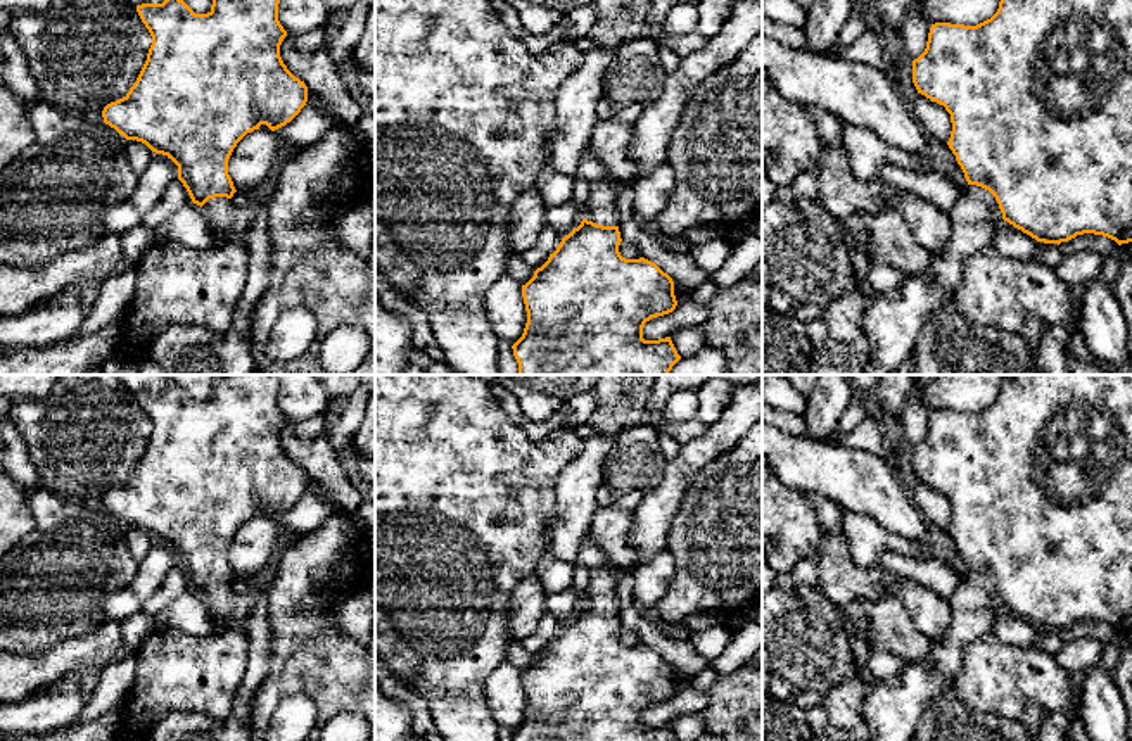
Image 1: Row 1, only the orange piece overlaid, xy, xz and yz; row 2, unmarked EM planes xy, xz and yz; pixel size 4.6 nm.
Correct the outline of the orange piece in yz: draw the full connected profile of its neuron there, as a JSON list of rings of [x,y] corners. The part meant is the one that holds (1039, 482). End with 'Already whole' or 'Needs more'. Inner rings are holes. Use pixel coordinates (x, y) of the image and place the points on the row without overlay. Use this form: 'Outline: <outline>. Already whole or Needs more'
Outline: [[[1009,375],[1002,382],[997,399],[976,413],[932,411],[925,439],[913,447],[913,470],[918,480],[944,492],[951,501],[952,518],[947,532],[956,542],[968,573],[949,599],[949,630],[942,639],[930,641],[930,658],[926,662],[906,662],[895,681],[869,686],[862,701],[862,722],[868,725],[869,741],[914,739],[921,717],[957,677],[964,646],[992,630],[994,613],[1001,606],[1044,630],[1059,632],[1084,620],[1108,624],[1118,632],[1132,629],[1132,375]]]. Needs more

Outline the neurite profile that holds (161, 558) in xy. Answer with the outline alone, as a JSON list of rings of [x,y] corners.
[[[154,539],[150,551],[138,563],[133,580],[104,603],[102,624],[123,622],[138,613],[143,603],[161,587],[166,573],[175,567],[178,567],[178,553],[168,542]]]

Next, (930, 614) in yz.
[[[902,580],[899,598],[923,636],[930,641],[944,637],[951,627],[949,599],[913,580]]]

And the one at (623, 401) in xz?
[[[598,375],[591,392],[596,409],[589,418],[595,434],[619,435],[626,430],[658,427],[662,416],[650,409],[657,375]]]

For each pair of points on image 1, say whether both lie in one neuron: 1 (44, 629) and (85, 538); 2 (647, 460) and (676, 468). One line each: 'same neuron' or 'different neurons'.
1: same neuron
2: different neurons

